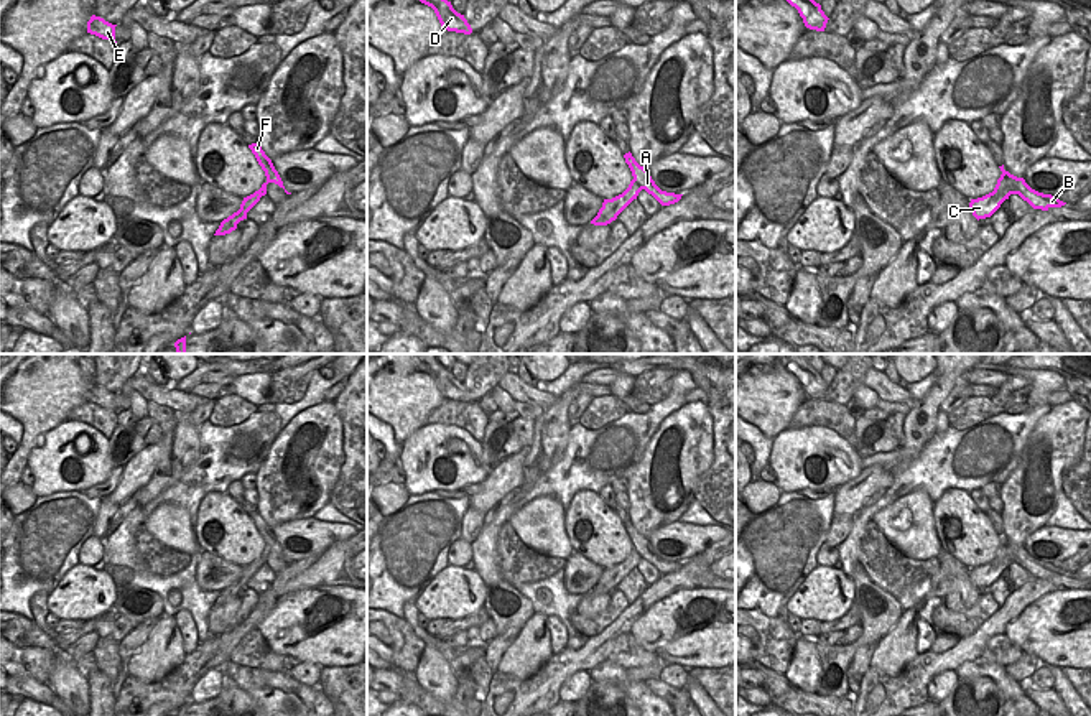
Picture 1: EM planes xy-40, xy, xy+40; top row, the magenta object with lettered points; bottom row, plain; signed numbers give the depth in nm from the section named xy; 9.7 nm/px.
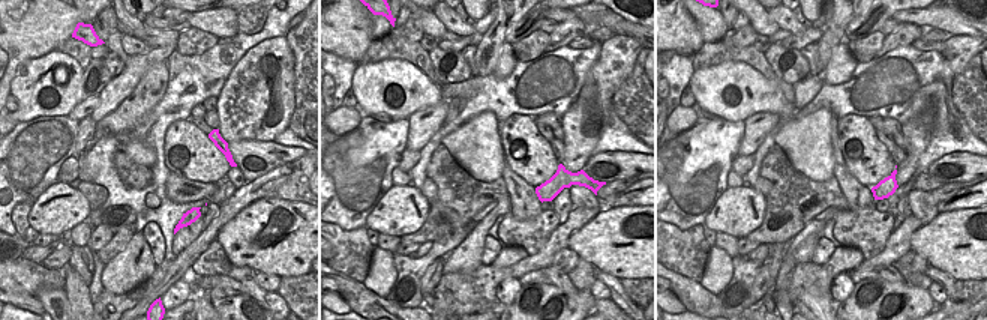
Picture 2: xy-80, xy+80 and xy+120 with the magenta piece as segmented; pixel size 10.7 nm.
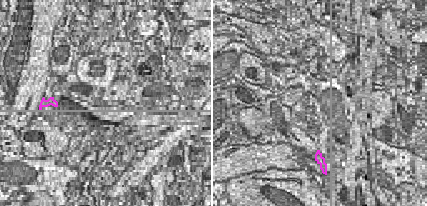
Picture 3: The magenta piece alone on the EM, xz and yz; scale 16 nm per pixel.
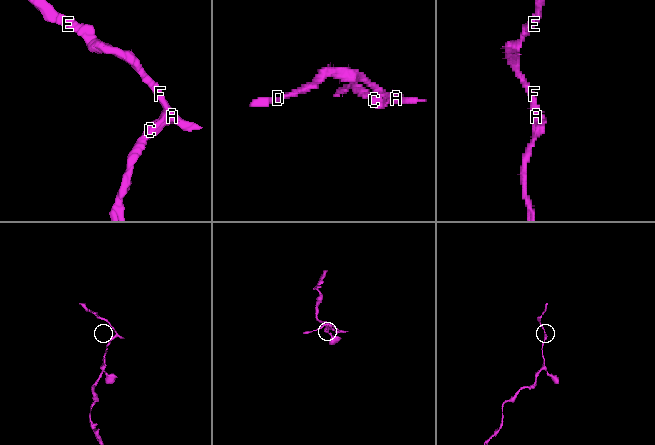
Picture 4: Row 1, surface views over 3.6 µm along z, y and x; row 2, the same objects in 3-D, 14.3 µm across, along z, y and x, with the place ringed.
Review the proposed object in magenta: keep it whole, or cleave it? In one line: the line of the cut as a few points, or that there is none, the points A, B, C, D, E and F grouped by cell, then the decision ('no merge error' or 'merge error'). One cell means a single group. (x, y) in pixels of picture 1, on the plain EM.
cut xy+40 (1002, 542), (1006, 547), (1006, 565), (1002, 568); groups A B D E F / C; merge error

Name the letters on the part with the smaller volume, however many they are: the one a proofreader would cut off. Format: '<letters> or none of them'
A, B, D, E, F

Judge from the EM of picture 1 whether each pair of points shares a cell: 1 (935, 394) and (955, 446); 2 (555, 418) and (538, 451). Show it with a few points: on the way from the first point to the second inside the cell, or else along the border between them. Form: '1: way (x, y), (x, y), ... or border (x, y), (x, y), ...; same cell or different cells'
1: border (935, 433), (910, 463); different cells
2: way (552, 427), (547, 443); same cell

